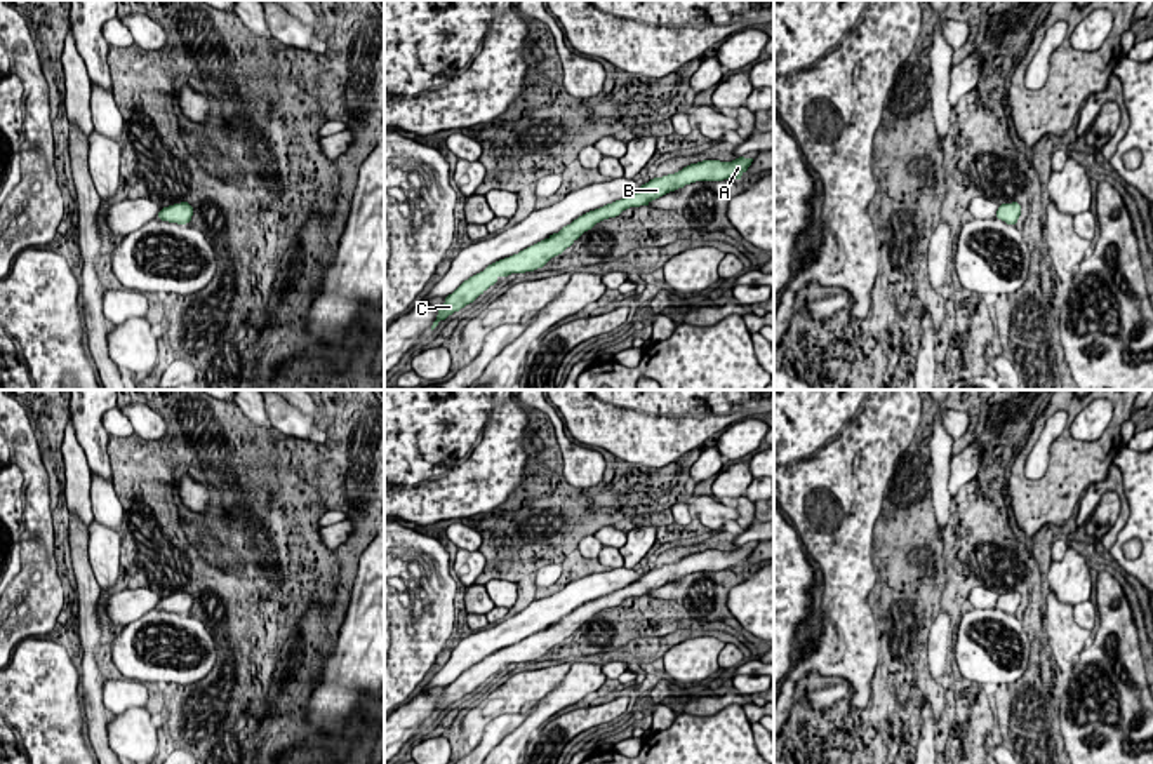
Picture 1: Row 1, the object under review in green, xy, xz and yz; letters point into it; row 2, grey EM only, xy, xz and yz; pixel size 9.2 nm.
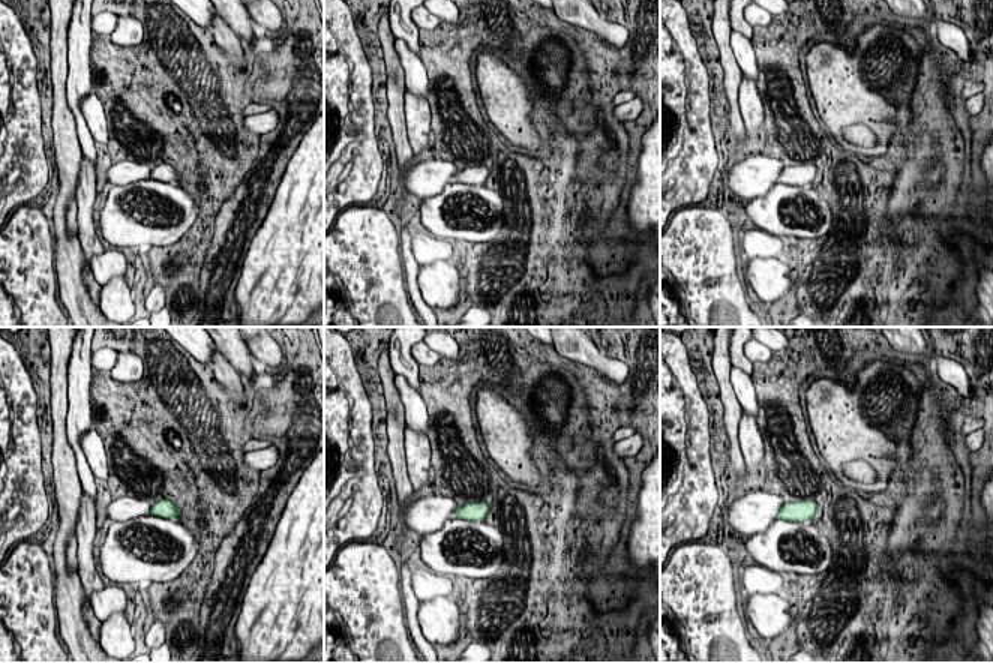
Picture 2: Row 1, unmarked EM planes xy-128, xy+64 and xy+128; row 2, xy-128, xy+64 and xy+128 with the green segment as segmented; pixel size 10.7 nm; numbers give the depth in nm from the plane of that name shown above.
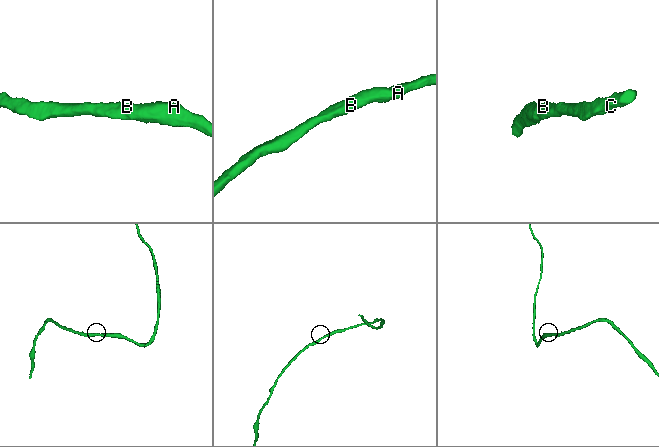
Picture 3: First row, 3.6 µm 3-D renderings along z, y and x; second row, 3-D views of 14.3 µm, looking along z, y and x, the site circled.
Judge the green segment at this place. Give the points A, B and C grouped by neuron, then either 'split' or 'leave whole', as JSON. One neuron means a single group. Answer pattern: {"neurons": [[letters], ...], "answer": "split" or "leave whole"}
{"neurons": [["A", "B", "C"]], "answer": "leave whole"}

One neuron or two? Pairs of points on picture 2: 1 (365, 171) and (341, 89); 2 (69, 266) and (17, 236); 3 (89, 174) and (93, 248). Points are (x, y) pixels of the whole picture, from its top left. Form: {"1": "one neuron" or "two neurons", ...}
{"1": "one neuron", "2": "two neurons", "3": "one neuron"}

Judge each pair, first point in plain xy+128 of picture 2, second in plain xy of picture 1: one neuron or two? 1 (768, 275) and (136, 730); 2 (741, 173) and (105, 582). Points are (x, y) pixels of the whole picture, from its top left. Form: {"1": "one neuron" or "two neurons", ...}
{"1": "one neuron", "2": "two neurons"}

